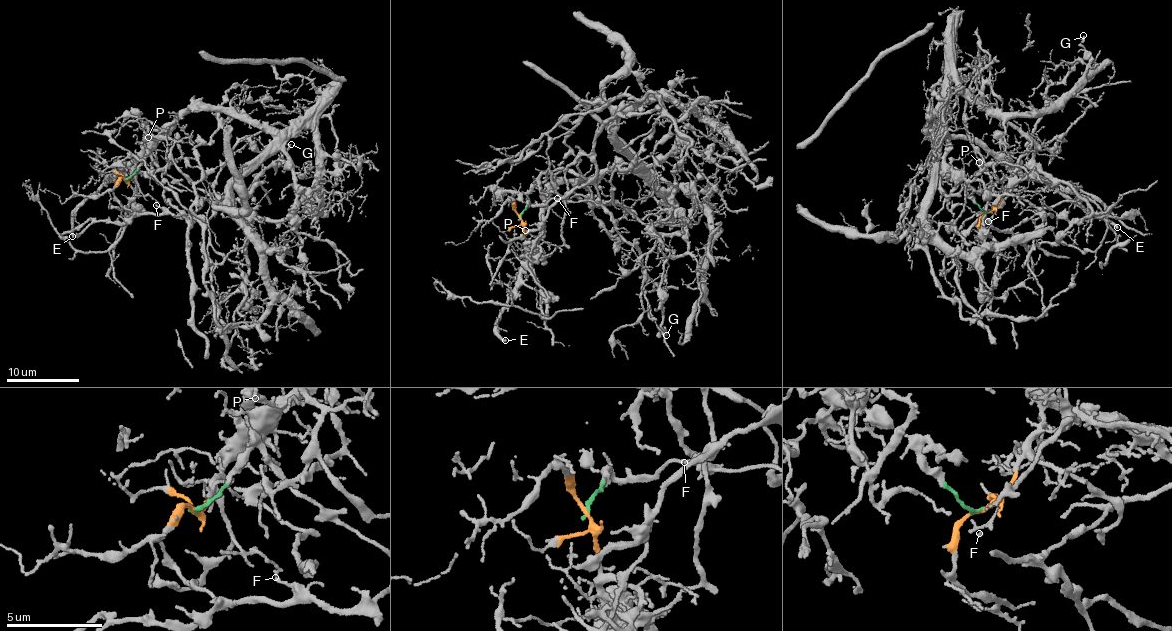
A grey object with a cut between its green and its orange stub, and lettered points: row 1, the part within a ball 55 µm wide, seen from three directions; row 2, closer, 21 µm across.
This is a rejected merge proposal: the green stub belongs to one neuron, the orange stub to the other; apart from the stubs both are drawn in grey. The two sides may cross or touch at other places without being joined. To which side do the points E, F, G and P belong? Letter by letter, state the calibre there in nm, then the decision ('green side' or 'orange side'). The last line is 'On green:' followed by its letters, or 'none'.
E: 320 nm thick; orange side
F: 140 nm thick; green side
G: 200 nm thick; green side
P: 380 nm thick; orange side
On green: F, G

